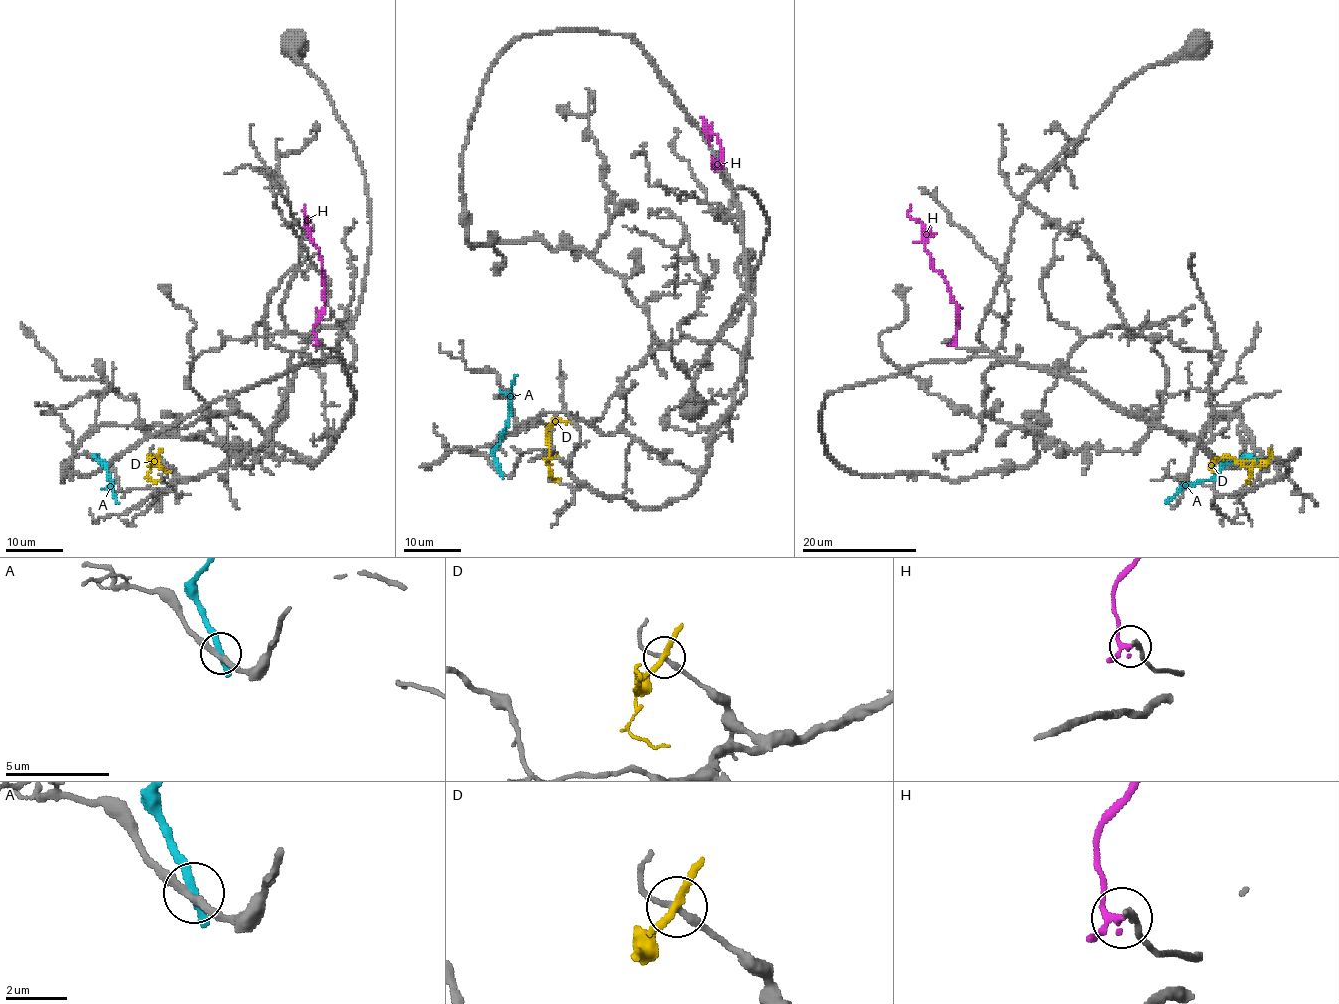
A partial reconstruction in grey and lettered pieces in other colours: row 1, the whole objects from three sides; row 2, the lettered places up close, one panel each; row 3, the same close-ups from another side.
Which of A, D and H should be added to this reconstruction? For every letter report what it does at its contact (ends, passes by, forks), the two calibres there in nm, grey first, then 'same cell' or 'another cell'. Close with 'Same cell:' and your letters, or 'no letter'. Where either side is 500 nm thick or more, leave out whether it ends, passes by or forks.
A: it ends | 280/320 nm | another cell
D: it passes by | 200/220 nm | another cell
H: it passes by | 240/180 nm | same cell
Same cell: H

